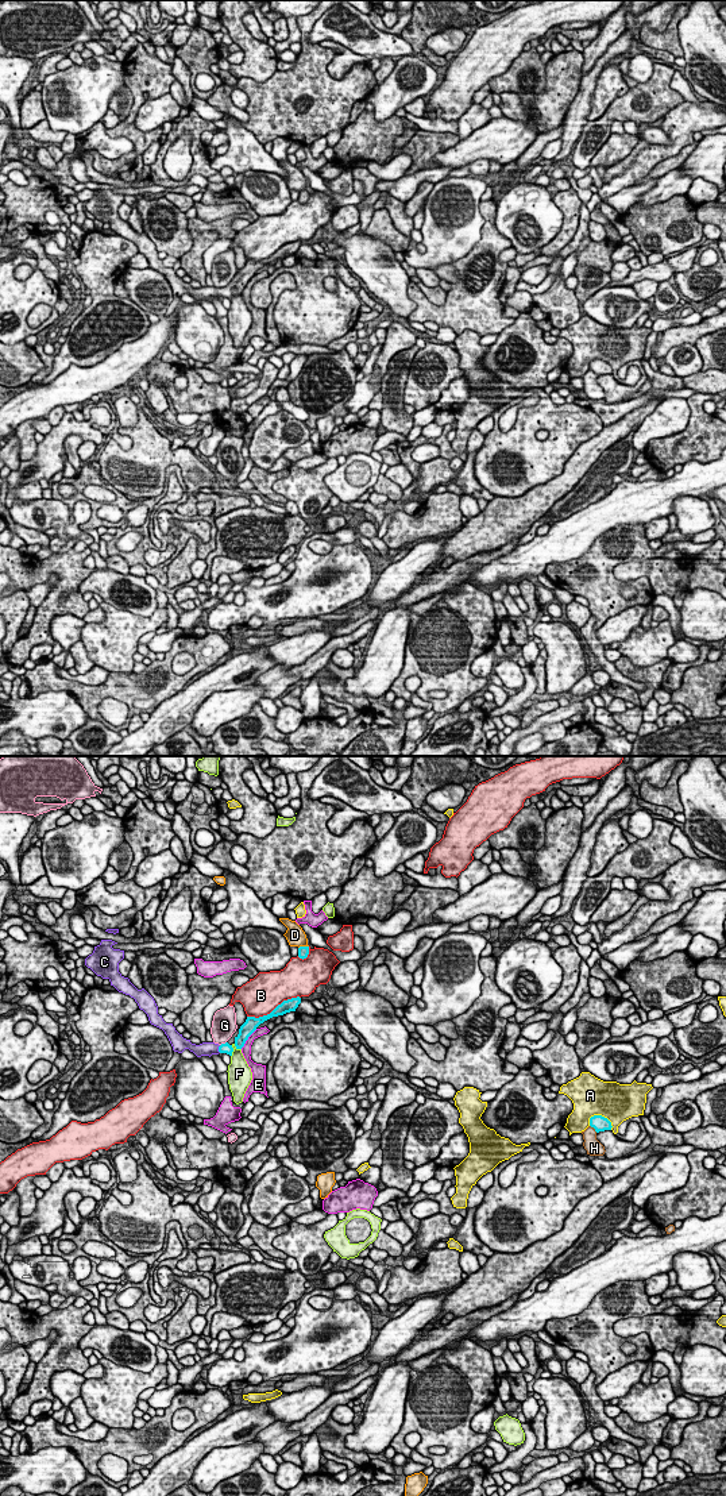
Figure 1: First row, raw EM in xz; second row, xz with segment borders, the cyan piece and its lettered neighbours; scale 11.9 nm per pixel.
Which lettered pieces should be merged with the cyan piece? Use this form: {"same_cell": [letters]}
{"same_cell": ["C"]}

